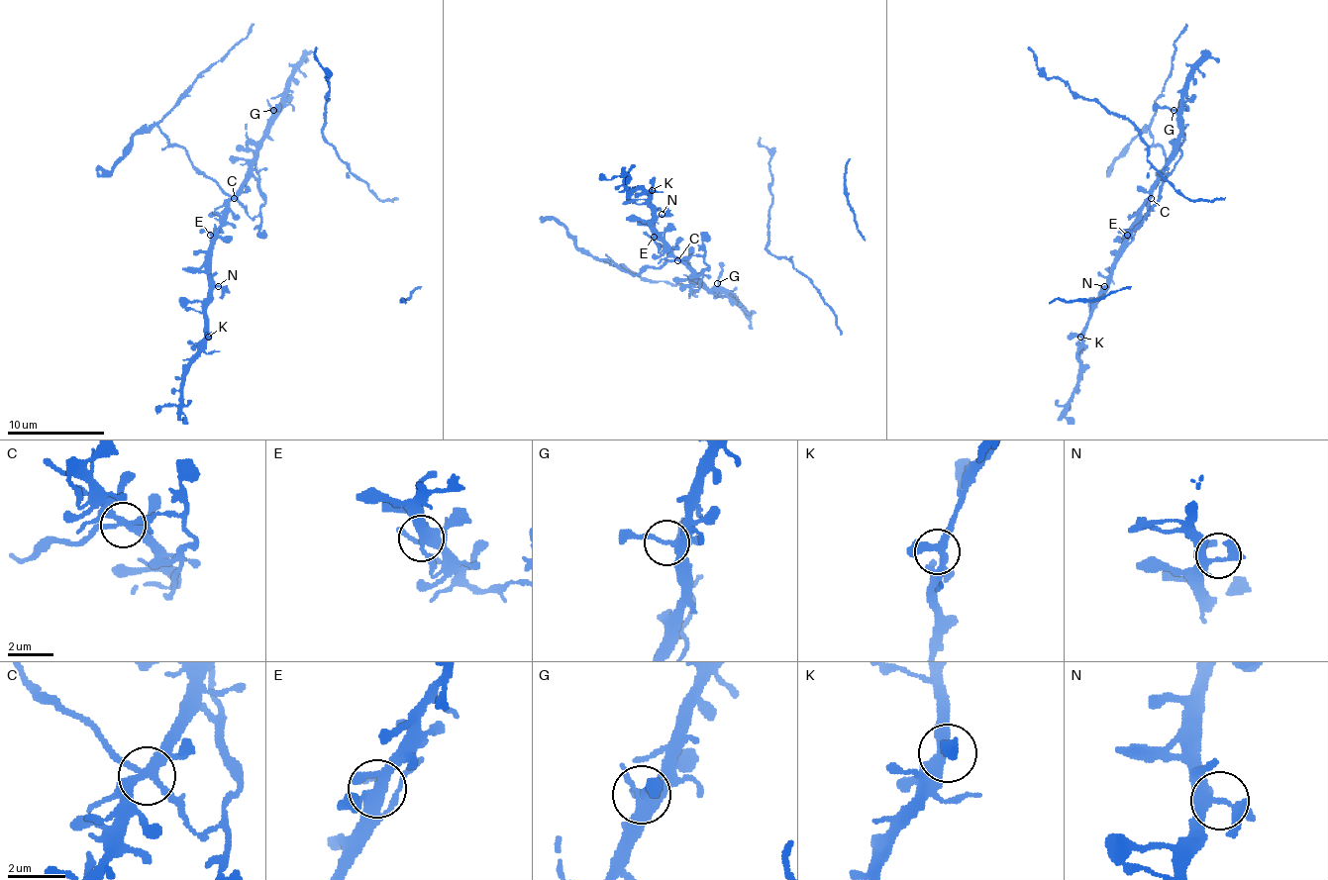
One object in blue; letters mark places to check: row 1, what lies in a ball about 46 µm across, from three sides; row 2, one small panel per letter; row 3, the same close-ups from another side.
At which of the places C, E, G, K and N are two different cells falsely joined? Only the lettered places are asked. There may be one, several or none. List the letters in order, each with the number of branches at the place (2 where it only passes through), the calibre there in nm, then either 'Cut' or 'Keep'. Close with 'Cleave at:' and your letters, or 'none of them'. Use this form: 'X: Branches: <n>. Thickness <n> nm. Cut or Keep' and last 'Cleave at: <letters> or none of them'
C: Branches: 5. Thickness 280 nm. Cut
E: Branches: 5. Thickness 320 nm. Keep
G: Branches: 4. Thickness 280 nm. Keep
K: Branches: 3. Thickness 320 nm. Keep
N: Branches: 5. Thickness 280 nm. Keep
Cleave at: C

